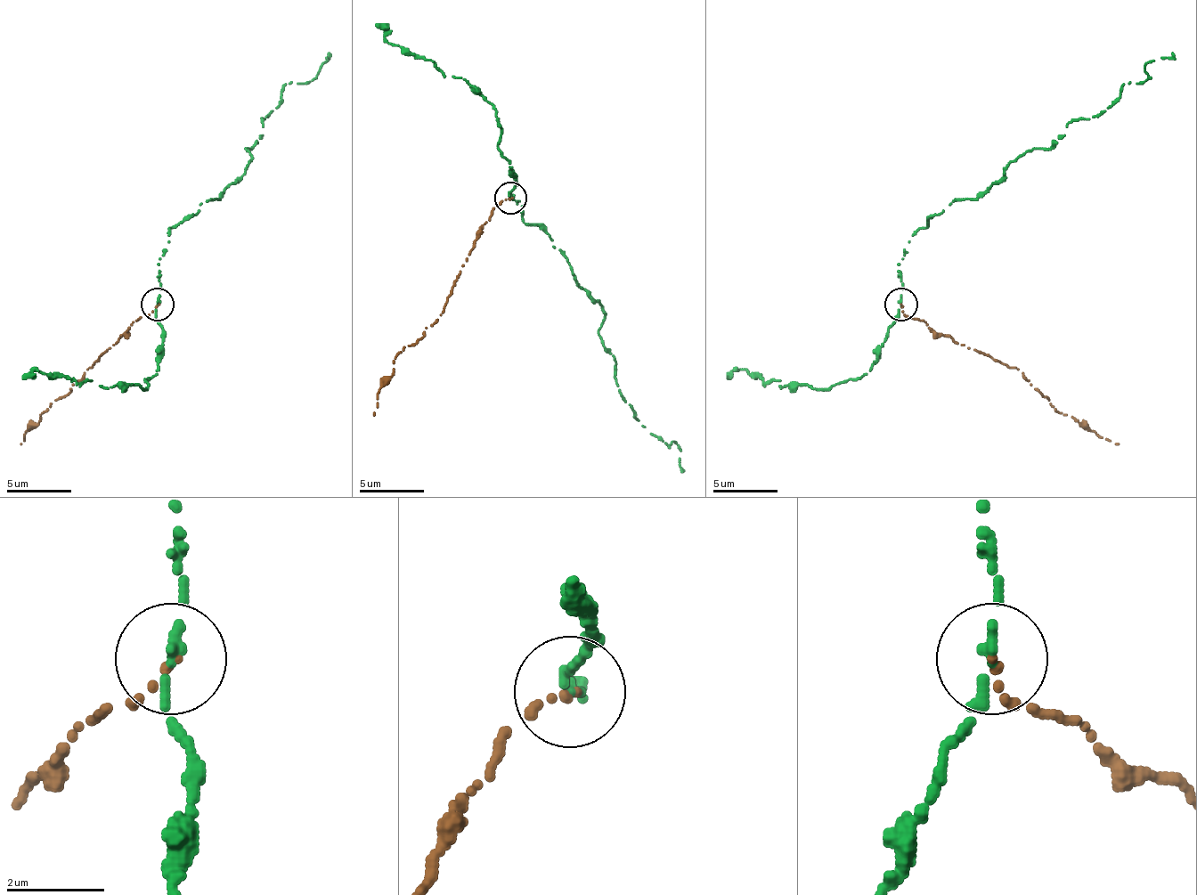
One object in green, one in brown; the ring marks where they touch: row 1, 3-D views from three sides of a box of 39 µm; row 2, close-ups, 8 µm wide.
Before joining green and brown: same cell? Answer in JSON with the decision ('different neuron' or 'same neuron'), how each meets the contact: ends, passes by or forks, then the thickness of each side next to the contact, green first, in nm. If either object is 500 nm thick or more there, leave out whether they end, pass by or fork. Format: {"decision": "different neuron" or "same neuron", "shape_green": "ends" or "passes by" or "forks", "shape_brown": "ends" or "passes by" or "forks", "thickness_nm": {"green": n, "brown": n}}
{"decision": "different neuron", "shape_green": "passes by", "shape_brown": "ends", "thickness_nm": {"green": 190, "brown": 140}}

